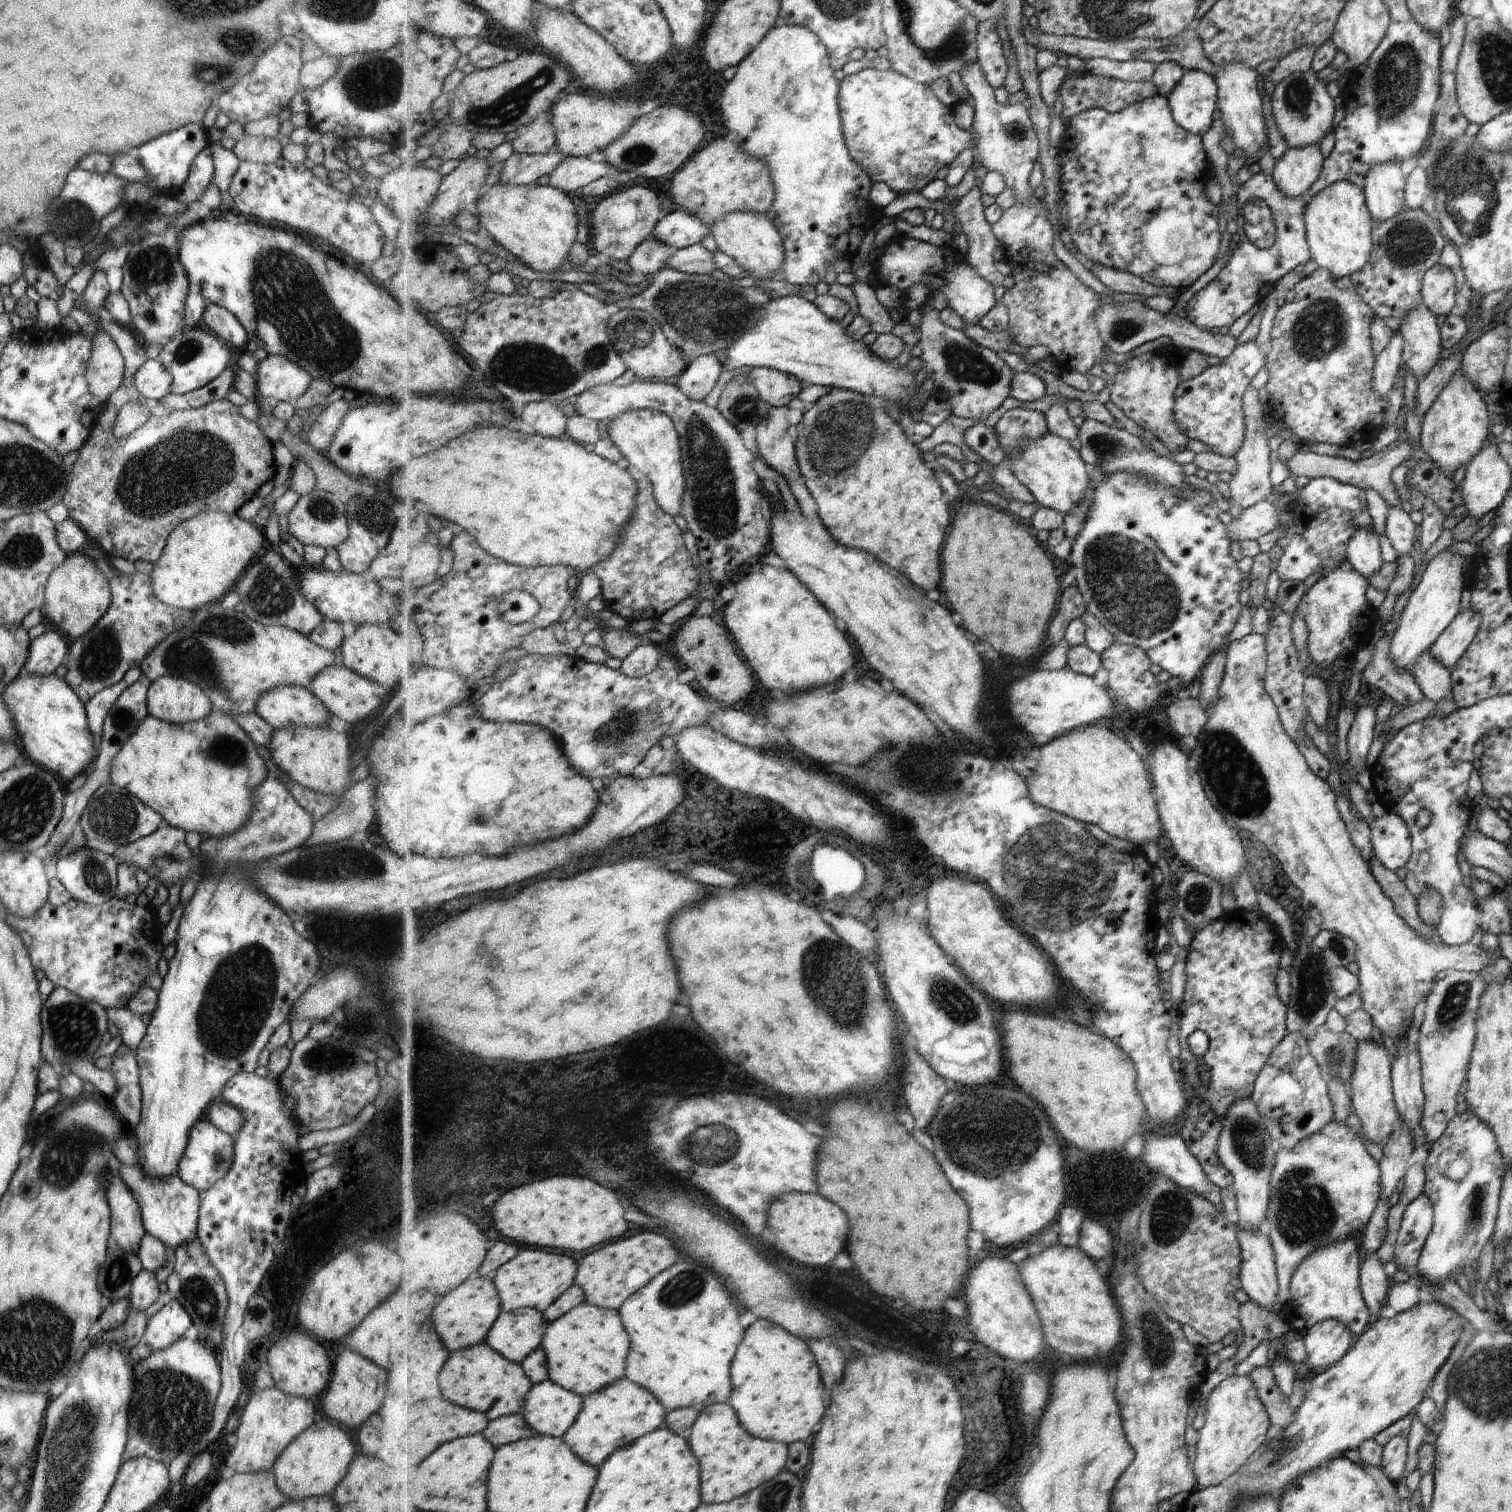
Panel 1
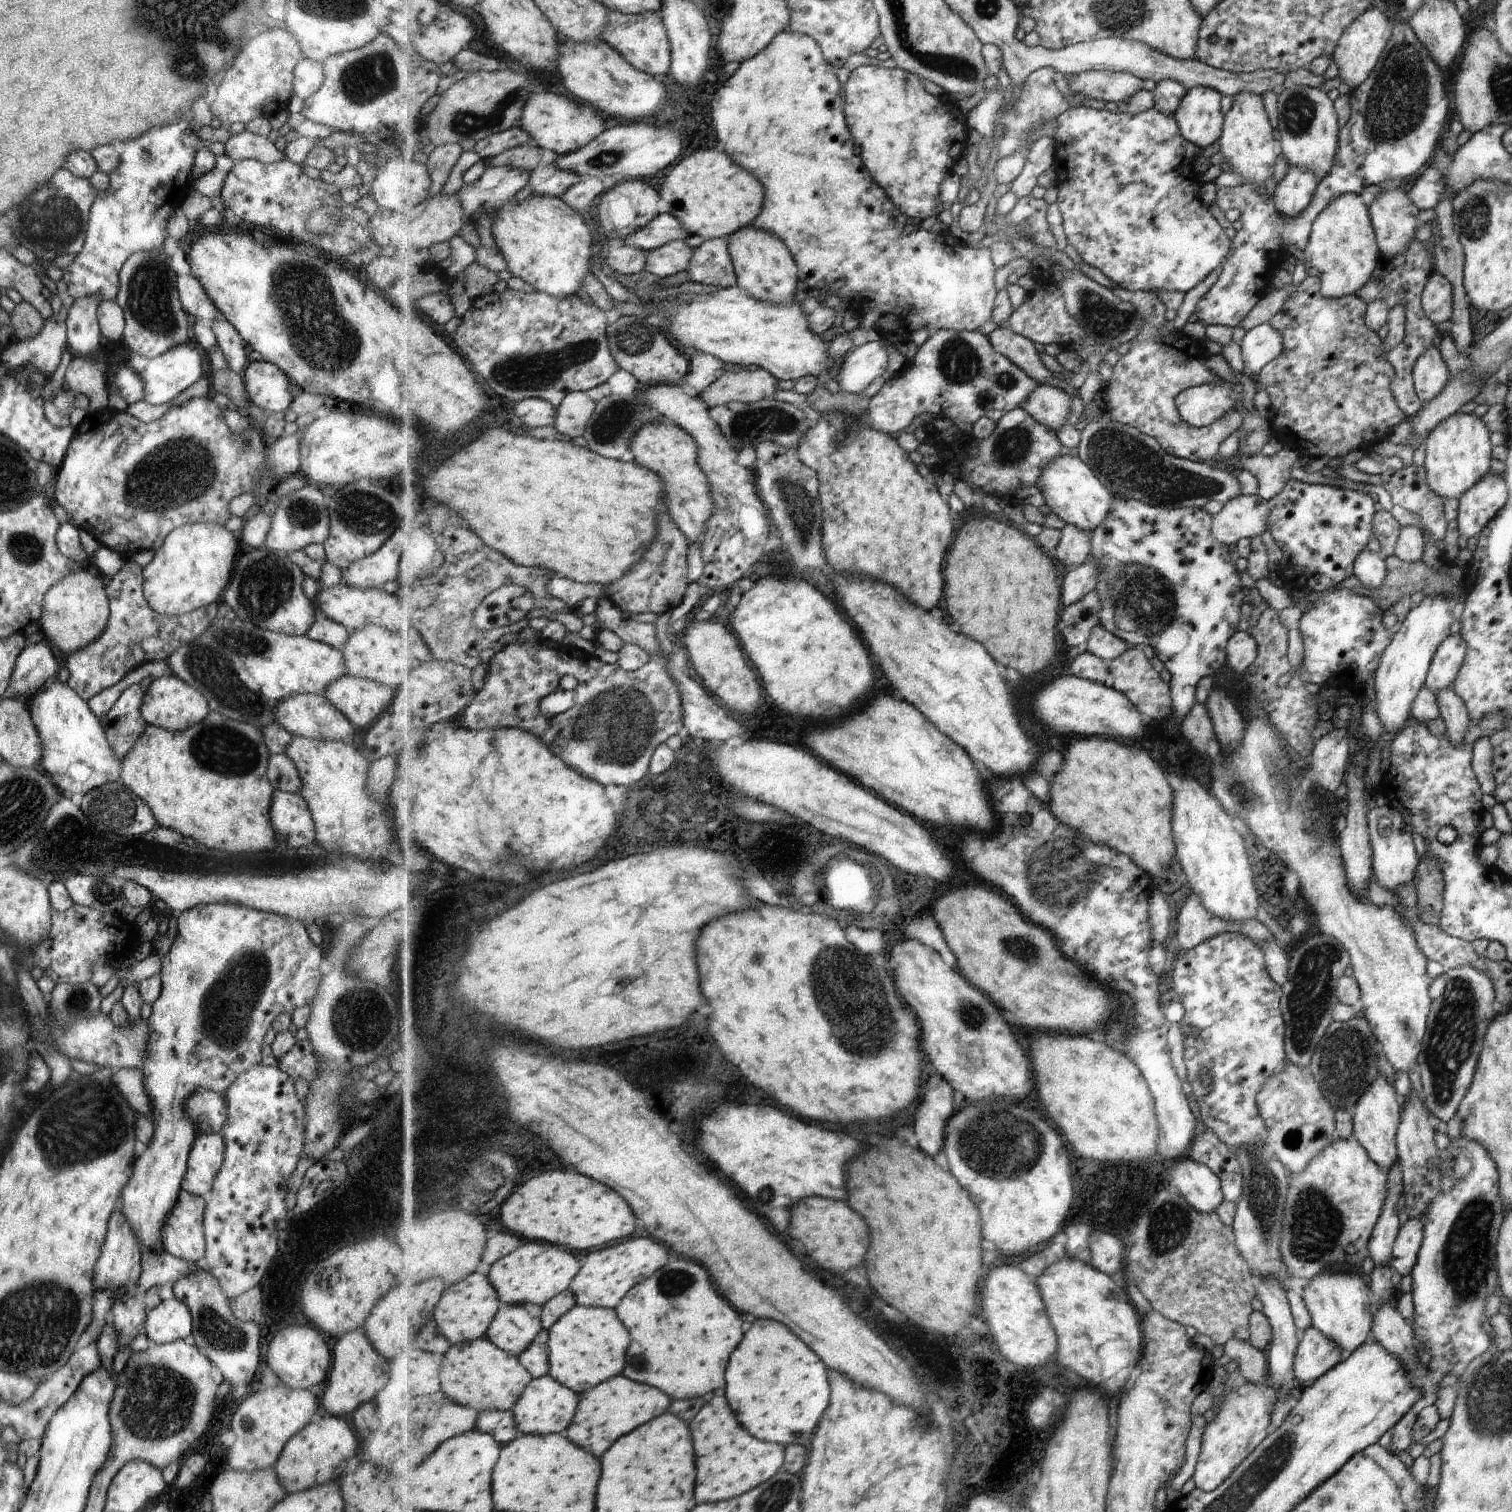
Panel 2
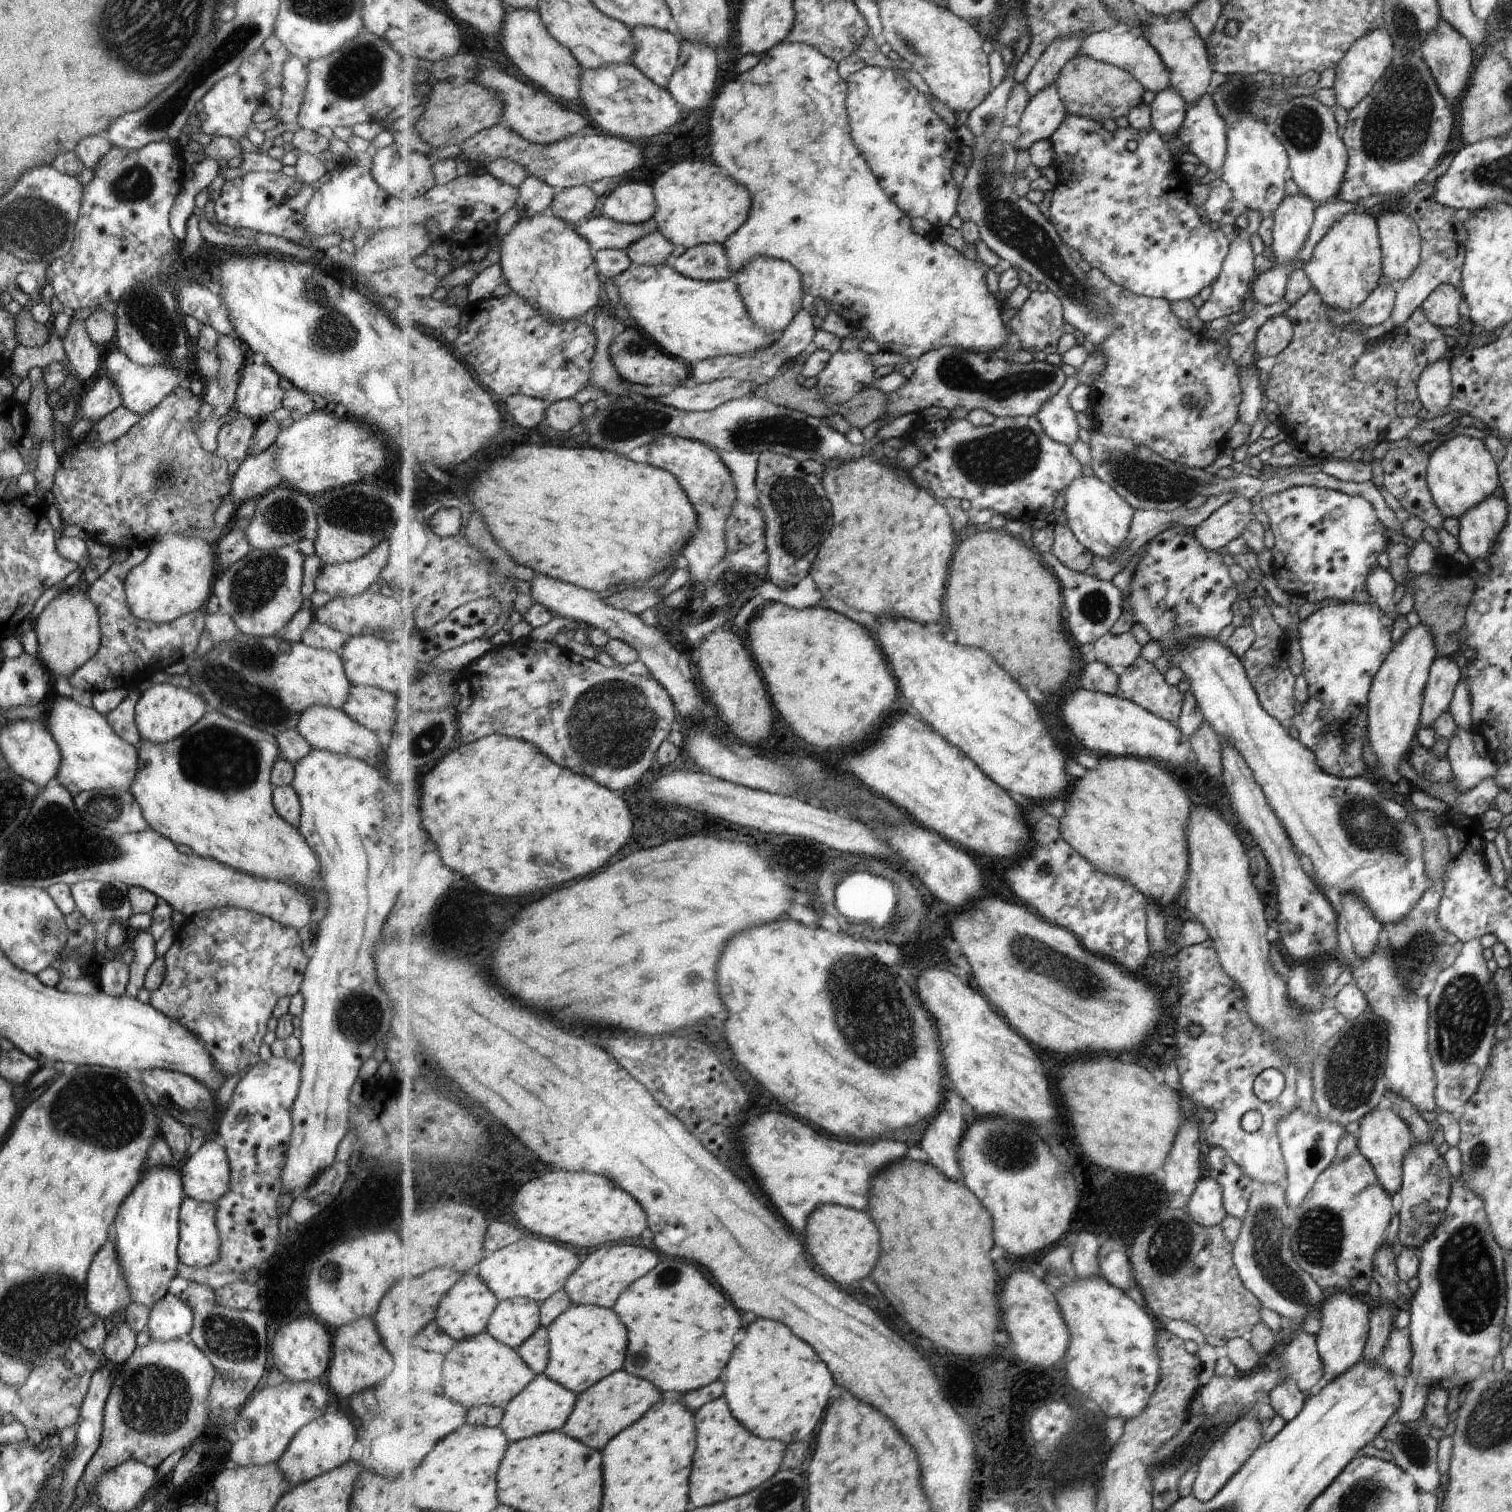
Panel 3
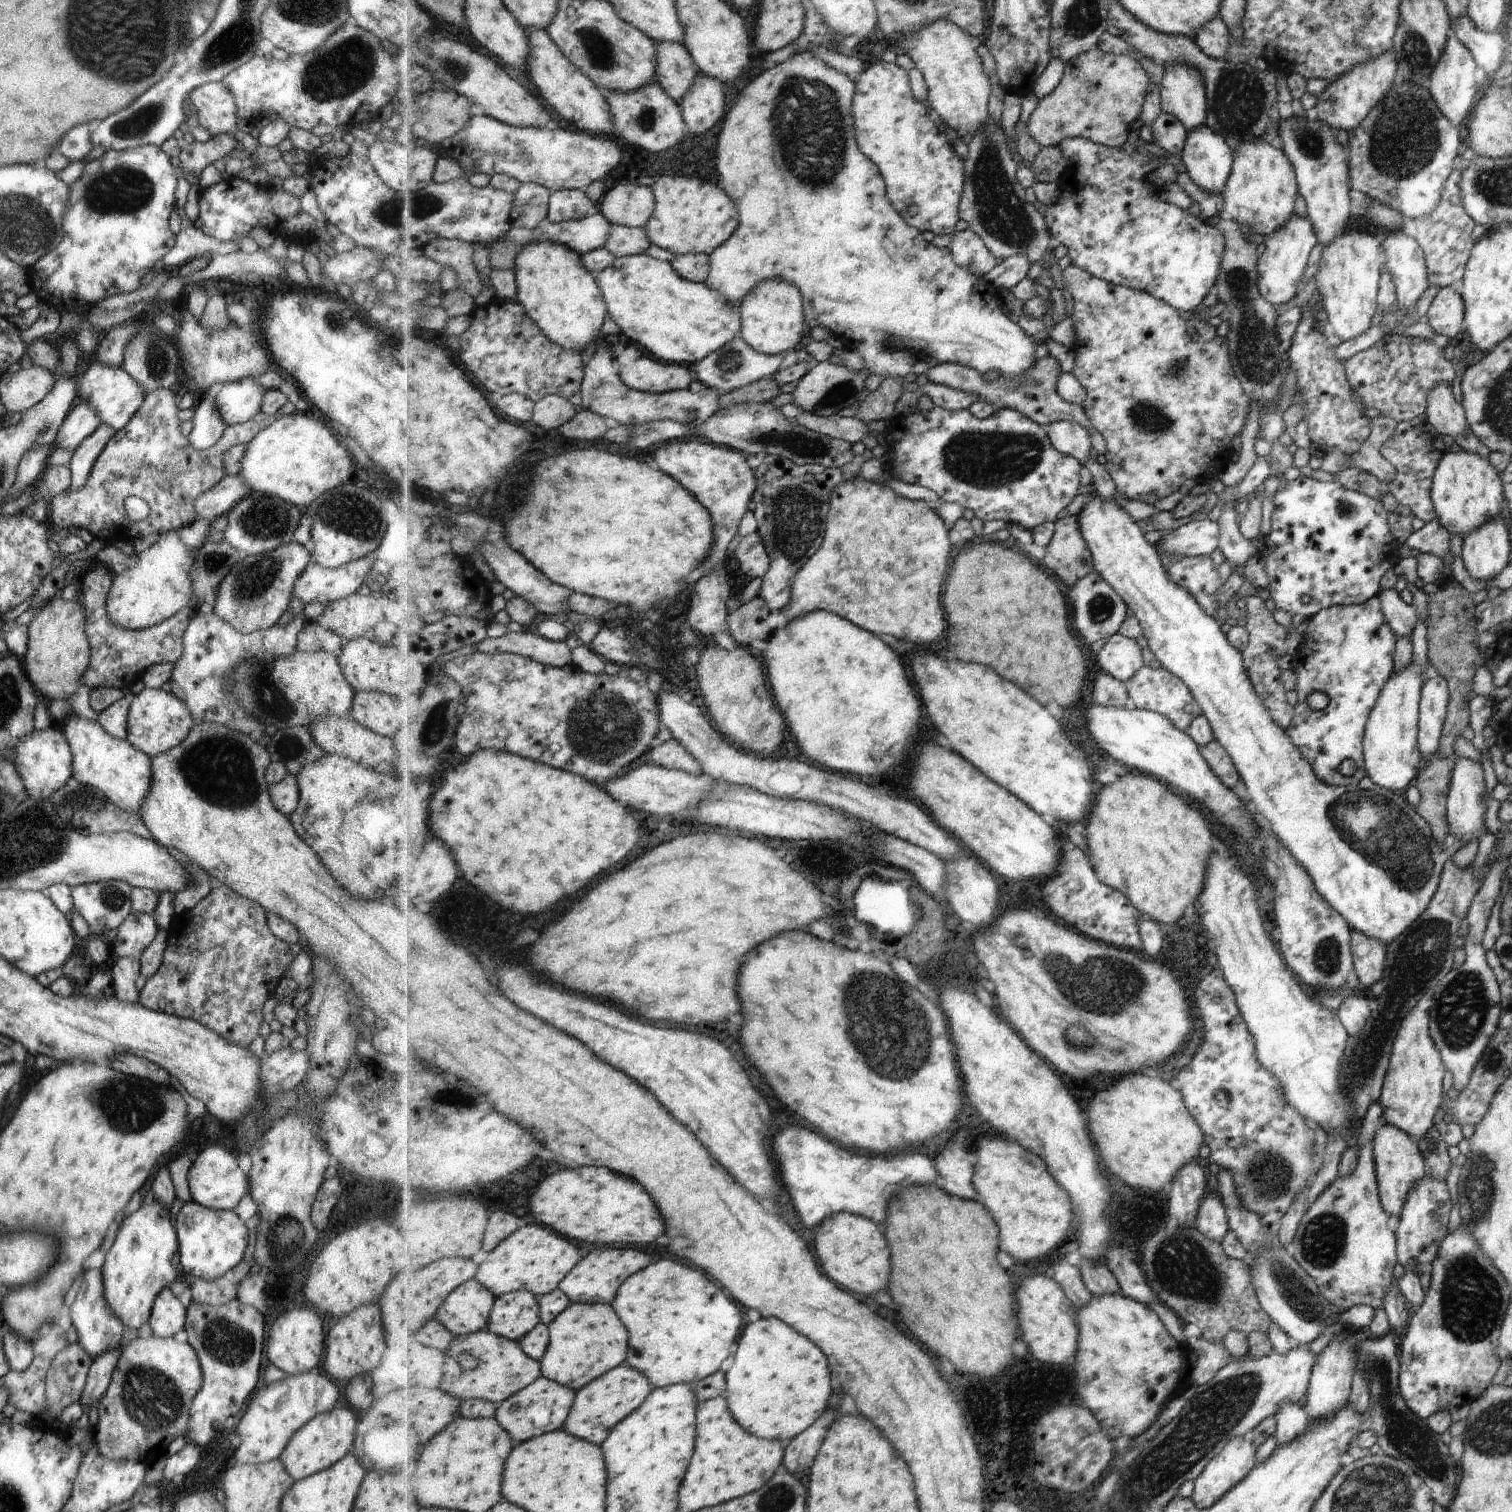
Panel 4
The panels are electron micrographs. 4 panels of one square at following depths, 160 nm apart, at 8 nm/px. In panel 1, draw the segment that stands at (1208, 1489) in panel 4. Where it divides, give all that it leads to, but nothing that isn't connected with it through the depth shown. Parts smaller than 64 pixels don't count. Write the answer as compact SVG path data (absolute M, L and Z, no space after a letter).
M1231 1375L1218 1383L1206 1398L1204 1416L1204 1426L1197 1431L1194 1476L1207 1488L1232 1476L1262 1446L1271 1422L1248 1375Z

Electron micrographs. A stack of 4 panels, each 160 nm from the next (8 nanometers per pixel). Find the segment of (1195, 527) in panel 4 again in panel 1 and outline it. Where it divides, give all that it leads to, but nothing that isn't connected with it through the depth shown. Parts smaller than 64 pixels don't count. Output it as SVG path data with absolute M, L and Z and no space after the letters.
M1270 500L1245 508L1241 515L1233 518L1229 526L1230 537L1235 541L1256 541L1263 534L1272 532L1278 524L1279 516Z

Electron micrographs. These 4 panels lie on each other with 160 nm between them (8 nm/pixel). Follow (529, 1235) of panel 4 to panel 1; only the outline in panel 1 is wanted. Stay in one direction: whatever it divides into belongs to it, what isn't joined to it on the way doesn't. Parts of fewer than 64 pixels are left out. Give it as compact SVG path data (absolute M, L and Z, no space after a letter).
M541 1249L523 1250L514 1260L502 1266L493 1275L494 1282L501 1292L504 1310L514 1312L532 1307L545 1314L554 1303L557 1303L570 1288L577 1284L580 1265L574 1258Z

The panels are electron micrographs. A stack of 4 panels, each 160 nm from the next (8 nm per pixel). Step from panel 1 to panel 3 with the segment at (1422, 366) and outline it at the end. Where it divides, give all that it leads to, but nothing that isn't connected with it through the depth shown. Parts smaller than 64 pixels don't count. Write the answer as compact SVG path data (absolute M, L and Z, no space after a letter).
M1440 359L1426 365L1417 380L1417 393L1424 412L1435 417L1450 412L1453 393L1451 378L1449 361Z

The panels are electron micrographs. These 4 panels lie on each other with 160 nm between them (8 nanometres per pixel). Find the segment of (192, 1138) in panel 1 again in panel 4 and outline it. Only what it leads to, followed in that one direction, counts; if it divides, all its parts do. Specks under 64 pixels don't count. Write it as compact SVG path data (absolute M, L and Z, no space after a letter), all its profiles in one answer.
M208 1146L194 1160L188 1173L191 1200L213 1209L232 1210L242 1197L250 1192L249 1176L244 1174L237 1164L237 1157L232 1156L220 1146Z

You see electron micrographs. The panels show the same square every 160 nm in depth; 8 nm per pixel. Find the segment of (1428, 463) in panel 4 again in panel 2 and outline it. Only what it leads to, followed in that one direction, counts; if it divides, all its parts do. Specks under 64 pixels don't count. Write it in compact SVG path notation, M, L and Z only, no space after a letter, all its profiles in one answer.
M1411 465L1400 470L1385 468L1380 474L1382 486L1389 492L1394 505L1405 508L1421 518L1421 522L1432 537L1436 540L1444 539L1447 521L1444 517L1444 499L1438 496L1427 483L1425 465Z

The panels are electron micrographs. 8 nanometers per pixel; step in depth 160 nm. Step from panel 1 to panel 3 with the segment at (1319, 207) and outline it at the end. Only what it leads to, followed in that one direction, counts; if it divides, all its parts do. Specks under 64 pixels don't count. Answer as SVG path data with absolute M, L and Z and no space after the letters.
M1352 209L1338 218L1313 249L1308 262L1301 264L1312 288L1336 310L1348 312L1359 307L1380 284L1383 276L1381 244L1376 220L1367 211Z

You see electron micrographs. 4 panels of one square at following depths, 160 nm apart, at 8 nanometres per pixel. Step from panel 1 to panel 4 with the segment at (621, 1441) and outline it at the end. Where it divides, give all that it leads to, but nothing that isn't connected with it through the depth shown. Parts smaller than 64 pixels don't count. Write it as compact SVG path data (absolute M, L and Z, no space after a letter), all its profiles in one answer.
M628 1364L616 1367L577 1393L577 1402L565 1429L574 1436L602 1446L613 1430L630 1414L634 1414L655 1389L649 1376L636 1368L630 1368Z

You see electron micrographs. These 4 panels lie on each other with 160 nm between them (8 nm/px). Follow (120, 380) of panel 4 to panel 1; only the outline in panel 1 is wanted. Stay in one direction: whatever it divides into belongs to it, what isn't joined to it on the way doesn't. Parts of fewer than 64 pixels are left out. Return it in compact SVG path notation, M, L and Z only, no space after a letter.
M199 325L191 329L184 329L171 340L165 341L164 350L156 359L167 368L170 374L173 374L171 392L183 395L214 380L230 365L236 364L238 355L239 353L230 347L224 339Z

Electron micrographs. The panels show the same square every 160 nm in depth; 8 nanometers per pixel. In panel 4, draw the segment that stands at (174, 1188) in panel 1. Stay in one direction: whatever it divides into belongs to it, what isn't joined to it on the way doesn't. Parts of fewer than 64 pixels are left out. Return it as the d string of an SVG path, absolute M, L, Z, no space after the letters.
M186 1201L176 1216L176 1230L179 1238L180 1269L190 1278L211 1281L222 1275L230 1275L231 1270L244 1256L244 1250L248 1244L248 1230L234 1210L222 1210L208 1208L196 1201Z

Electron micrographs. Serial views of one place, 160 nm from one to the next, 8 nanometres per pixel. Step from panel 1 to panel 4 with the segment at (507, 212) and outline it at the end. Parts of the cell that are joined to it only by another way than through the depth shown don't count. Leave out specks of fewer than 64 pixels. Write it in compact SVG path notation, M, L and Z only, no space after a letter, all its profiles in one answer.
M539 240L524 245L516 256L519 300L526 312L558 344L583 354L596 339L602 339L609 304L597 276L587 267L583 255L568 245Z

